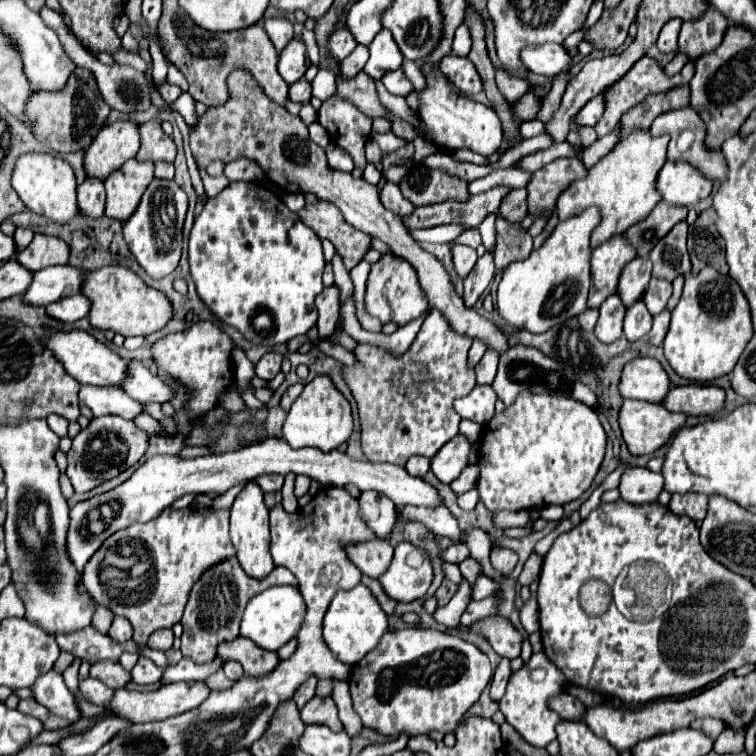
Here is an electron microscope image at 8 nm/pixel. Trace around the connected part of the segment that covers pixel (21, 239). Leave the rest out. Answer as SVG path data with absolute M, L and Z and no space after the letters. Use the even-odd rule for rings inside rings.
M18 227L16 233L14 233L14 241L16 241L16 245L18 245L18 251L22 251L24 247L28 247L28 243L32 241L32 237L34 237L34 233L32 233L30 229Z

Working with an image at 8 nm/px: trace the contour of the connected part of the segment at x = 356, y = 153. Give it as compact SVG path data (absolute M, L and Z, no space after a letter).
M332 95L318 111L318 119L330 119L336 125L336 143L350 153L356 167L365 167L364 145L370 139L372 119L368 119L354 103Z

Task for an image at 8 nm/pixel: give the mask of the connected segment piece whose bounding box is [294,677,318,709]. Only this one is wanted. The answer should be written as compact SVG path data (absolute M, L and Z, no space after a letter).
M308 679L296 693L294 693L294 701L296 701L296 705L302 709L314 695L316 695L316 683L318 683L318 679Z

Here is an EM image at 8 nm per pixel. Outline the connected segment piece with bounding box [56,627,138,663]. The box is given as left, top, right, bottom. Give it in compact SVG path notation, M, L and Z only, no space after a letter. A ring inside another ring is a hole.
M86 627L84 631L72 631L72 635L56 635L56 643L62 651L72 653L78 659L96 663L98 659L118 661L122 651L136 653L136 643L114 643L108 635L100 635L96 629Z

